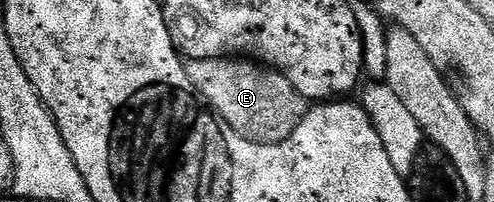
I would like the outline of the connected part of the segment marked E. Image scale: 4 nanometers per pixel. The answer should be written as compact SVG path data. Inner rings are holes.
M249 58L186 59L184 66L191 88L197 92L200 99L207 103L205 106L217 115L233 134L241 139L247 139L250 143L263 143L264 145L282 143L294 132L296 125L300 125L303 115L308 110L307 100L302 98L302 94L294 88L292 81L288 81L288 77L284 77L273 67L251 61Z

